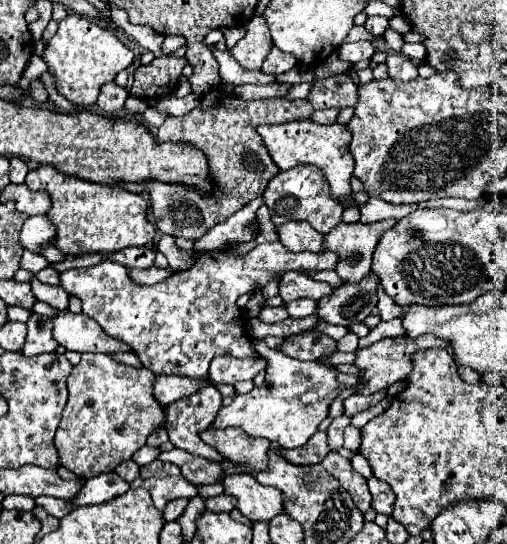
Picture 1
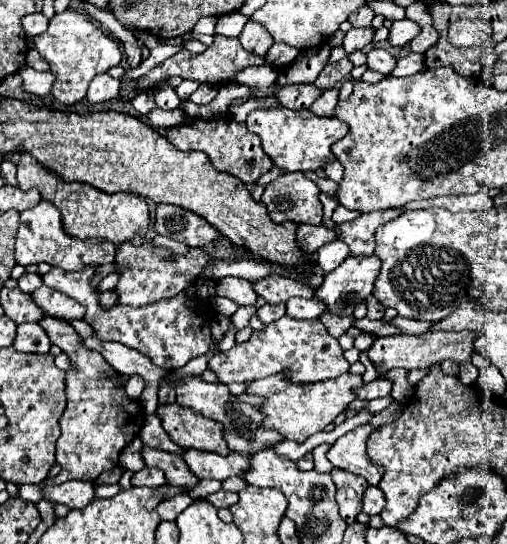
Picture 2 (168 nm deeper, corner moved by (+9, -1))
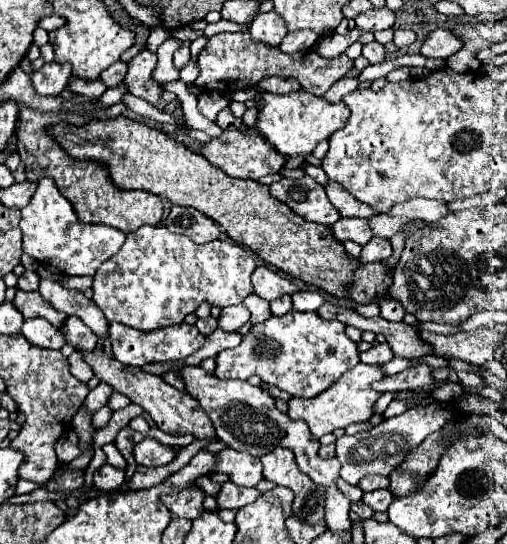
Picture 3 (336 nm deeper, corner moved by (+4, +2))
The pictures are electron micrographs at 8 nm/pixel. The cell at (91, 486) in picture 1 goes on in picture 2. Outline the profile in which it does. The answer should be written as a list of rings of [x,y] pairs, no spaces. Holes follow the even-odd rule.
[[[99,483],[93,489],[95,489],[95,497],[99,497],[99,499],[109,499],[121,491],[119,485],[105,485],[105,483]]]

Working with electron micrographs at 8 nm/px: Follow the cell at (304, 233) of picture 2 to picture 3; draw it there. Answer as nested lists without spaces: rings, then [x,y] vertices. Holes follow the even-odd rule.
[[[340,218],[334,226],[334,236],[336,240],[352,240],[360,246],[368,244],[372,240],[372,228],[370,228],[370,220],[366,218]]]

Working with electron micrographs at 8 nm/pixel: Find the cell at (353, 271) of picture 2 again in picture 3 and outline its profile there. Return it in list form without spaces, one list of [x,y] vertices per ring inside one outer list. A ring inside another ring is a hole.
[[[372,238],[368,242],[368,246],[362,248],[362,254],[360,254],[360,262],[376,262],[376,260],[386,260],[392,256],[392,244],[390,240],[386,238]]]

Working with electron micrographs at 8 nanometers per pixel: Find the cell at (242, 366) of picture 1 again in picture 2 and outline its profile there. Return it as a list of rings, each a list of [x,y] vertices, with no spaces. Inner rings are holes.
[[[283,317],[263,331],[255,331],[249,341],[235,345],[225,353],[215,353],[209,359],[209,369],[217,375],[221,383],[251,383],[261,377],[269,377],[281,371],[289,371],[287,377],[295,383],[315,383],[339,377],[347,373],[349,363],[343,359],[341,345],[335,337],[327,333],[319,319],[313,321],[299,321],[291,317]]]

